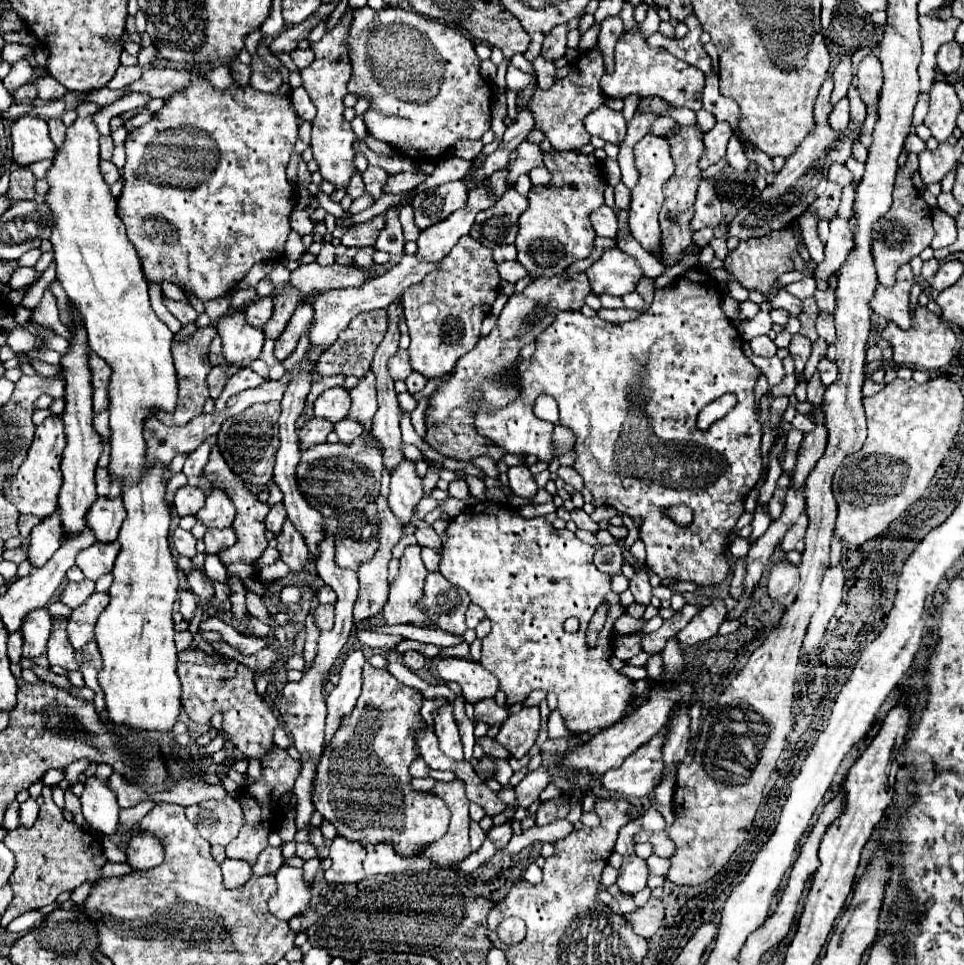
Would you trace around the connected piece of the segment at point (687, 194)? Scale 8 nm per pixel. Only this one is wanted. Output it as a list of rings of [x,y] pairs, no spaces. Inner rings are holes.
[[[698,124],[692,126],[678,126],[678,130],[672,130],[670,134],[666,134],[666,142],[670,142],[670,154],[676,166],[674,176],[666,182],[664,186],[664,206],[660,210],[660,228],[662,228],[662,252],[666,262],[674,264],[678,262],[680,254],[684,252],[686,246],[692,244],[692,232],[690,230],[690,220],[694,216],[694,198],[696,198],[696,190],[698,184],[702,180],[702,170],[698,168],[698,160],[702,156],[704,144],[702,144],[702,130]]]

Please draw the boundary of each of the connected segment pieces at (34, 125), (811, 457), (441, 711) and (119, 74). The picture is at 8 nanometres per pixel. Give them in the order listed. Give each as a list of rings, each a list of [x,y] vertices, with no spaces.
[[[20,116],[12,124],[12,154],[18,166],[28,166],[38,160],[54,158],[56,144],[48,136],[46,120],[40,116]]]
[[[816,422],[814,430],[808,432],[802,440],[796,470],[794,470],[794,476],[792,476],[794,486],[804,486],[806,474],[816,466],[818,458],[822,458],[824,448],[826,448],[826,426],[822,426],[822,422]]]
[[[442,706],[438,710],[434,710],[438,716],[434,716],[434,730],[436,730],[436,736],[440,740],[440,750],[454,758],[454,760],[464,760],[464,754],[462,754],[462,742],[460,742],[460,734],[458,734],[458,728],[456,728],[456,722],[454,722],[454,716],[452,716],[452,706]]]
[[[120,66],[118,70],[116,70],[116,74],[114,74],[114,78],[108,82],[108,88],[126,88],[126,86],[130,86],[134,80],[138,80],[140,78],[140,68],[138,66],[132,66],[132,68],[128,68],[128,66]]]

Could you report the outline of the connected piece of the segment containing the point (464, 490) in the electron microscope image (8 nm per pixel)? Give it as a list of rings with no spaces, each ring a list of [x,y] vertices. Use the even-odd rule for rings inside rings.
[[[454,480],[450,482],[450,488],[448,488],[448,494],[458,498],[458,500],[468,500],[470,498],[470,492],[468,492],[468,486],[464,480]]]

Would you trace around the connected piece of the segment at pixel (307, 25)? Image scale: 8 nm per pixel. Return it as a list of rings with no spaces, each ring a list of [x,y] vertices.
[[[308,18],[306,22],[298,24],[298,26],[290,26],[284,32],[280,32],[270,45],[271,52],[280,54],[280,52],[292,52],[300,40],[308,38],[310,30],[318,24],[318,18]]]

